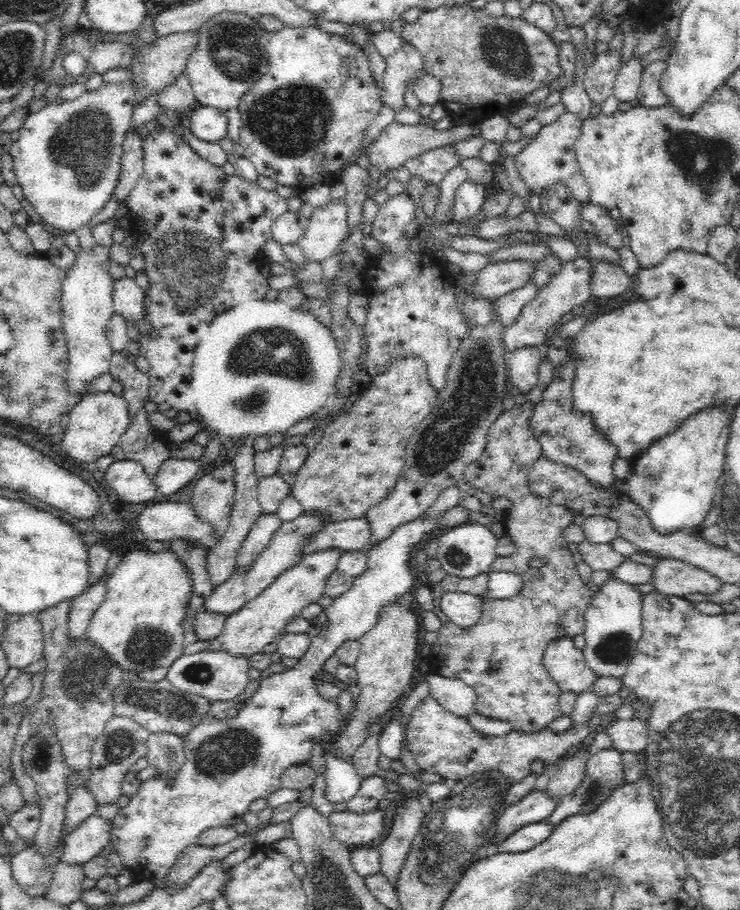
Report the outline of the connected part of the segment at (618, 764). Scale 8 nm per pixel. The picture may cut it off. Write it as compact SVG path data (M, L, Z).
M611 746L608 749L593 750L592 756L588 759L585 777L580 786L569 796L562 797L558 801L558 806L552 811L547 818L546 823L553 827L558 822L564 821L564 818L571 817L576 814L588 814L592 810L601 806L612 794L612 789L618 788L624 784L622 752Z

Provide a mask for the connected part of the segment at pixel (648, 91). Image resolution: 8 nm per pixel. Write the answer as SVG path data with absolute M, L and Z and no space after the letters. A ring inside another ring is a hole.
M658 60L643 72L637 93L637 99L642 107L652 109L653 107L662 107L669 104L668 97L662 93L662 87L660 87L660 80L666 68L667 60Z

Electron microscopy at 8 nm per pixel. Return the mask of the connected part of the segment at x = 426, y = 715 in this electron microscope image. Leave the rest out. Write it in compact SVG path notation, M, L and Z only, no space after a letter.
M431 694L415 706L408 717L403 730L401 749L412 755L414 762L432 774L457 783L475 772L500 772L508 786L520 782L531 773L531 762L541 760L548 764L556 763L567 754L580 747L580 743L592 732L600 731L604 715L610 715L622 706L623 698L618 694L601 697L596 710L588 722L573 724L563 732L551 729L534 730L534 732L509 732L504 736L486 736L468 722L445 708Z

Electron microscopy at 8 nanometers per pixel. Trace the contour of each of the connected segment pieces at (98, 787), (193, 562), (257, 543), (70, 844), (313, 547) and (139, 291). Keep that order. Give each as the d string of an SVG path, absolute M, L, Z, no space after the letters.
M116 716L108 718L103 733L95 740L91 752L92 775L87 780L86 787L99 804L116 804L122 795L121 782L124 776L140 757L145 756L147 750L147 738L151 732L140 726L133 718L128 716Z
M171 539L170 550L176 553L176 557L180 558L182 565L186 567L192 585L194 585L194 594L190 605L196 608L198 612L205 609L205 602L212 595L209 584L209 576L205 568L207 552L204 547L194 545L194 543L184 542L182 539Z
M276 513L259 515L238 552L236 568L250 569L256 558L267 548L280 526L281 520Z
M96 812L84 819L76 830L61 838L62 854L59 863L84 866L95 856L104 854L104 848L111 841L112 824Z
M366 516L328 524L320 534L312 534L302 555L336 549L342 552L363 552L370 547L372 529Z
M130 277L120 278L112 286L112 302L115 313L120 314L127 322L137 325L142 334L148 332L148 325L143 323L144 289Z

